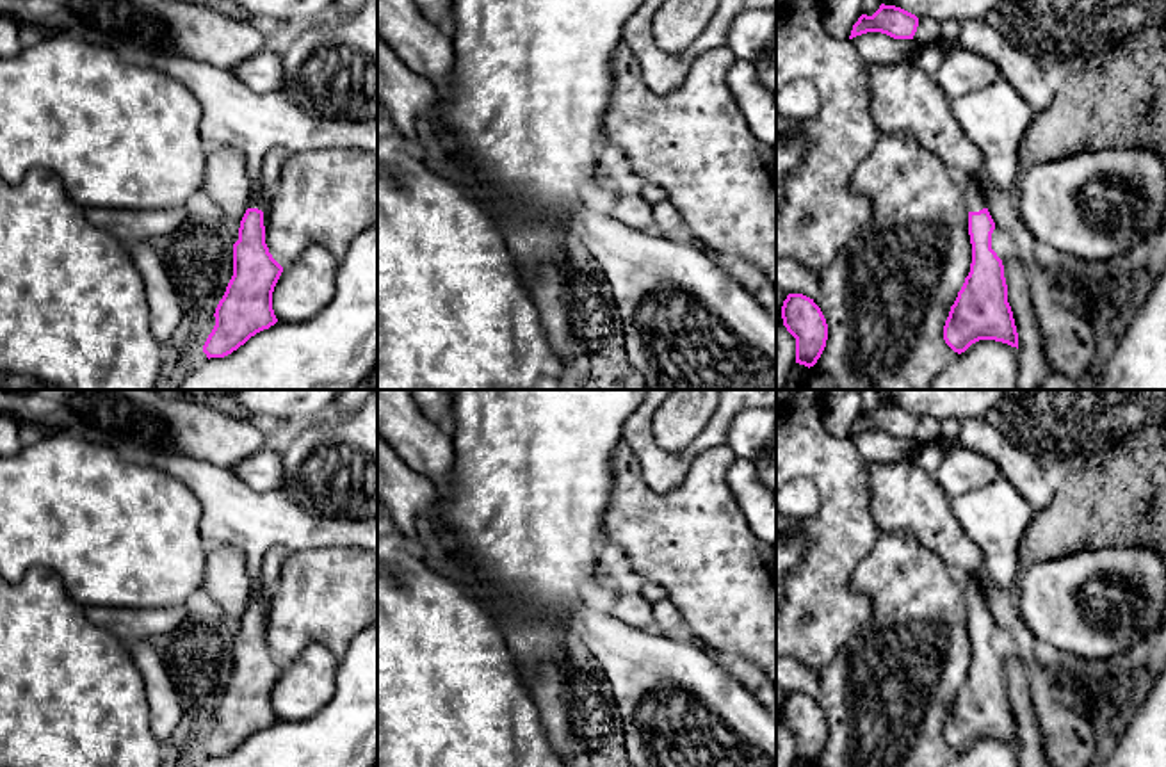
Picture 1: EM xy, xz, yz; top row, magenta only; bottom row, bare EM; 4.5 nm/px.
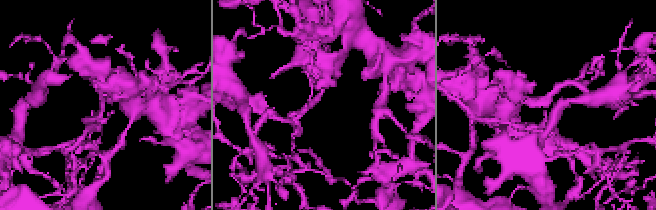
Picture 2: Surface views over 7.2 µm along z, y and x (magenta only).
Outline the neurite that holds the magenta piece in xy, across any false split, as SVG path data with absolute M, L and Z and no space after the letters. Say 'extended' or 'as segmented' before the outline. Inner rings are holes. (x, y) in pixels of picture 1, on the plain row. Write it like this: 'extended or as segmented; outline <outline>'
extended; outline M271 548L262 562L260 585L251 587L239 639L233 642L233 674L215 706L215 724L203 751L206 756L224 756L244 744L256 731L278 721L272 708L272 690L283 666L272 657L265 642L263 601L278 589L281 566L290 553Z

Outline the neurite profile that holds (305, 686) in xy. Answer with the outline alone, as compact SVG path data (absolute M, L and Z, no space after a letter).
M310 642L303 653L283 666L272 690L272 708L279 721L303 721L324 708L336 689L336 669L340 660L322 644Z

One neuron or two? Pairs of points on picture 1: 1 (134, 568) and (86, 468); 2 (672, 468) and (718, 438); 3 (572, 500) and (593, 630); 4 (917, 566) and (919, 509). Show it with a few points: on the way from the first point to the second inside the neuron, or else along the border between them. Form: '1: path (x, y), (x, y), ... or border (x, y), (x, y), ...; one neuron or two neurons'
1: path (129, 543), (86, 500), (86, 493); one neuron
2: path (682, 460), (707, 438); one neuron
3: border (591, 598), (582, 602), (565, 620), (568, 636); two neurons
4: border (883, 532), (910, 532), (949, 568); two neurons

